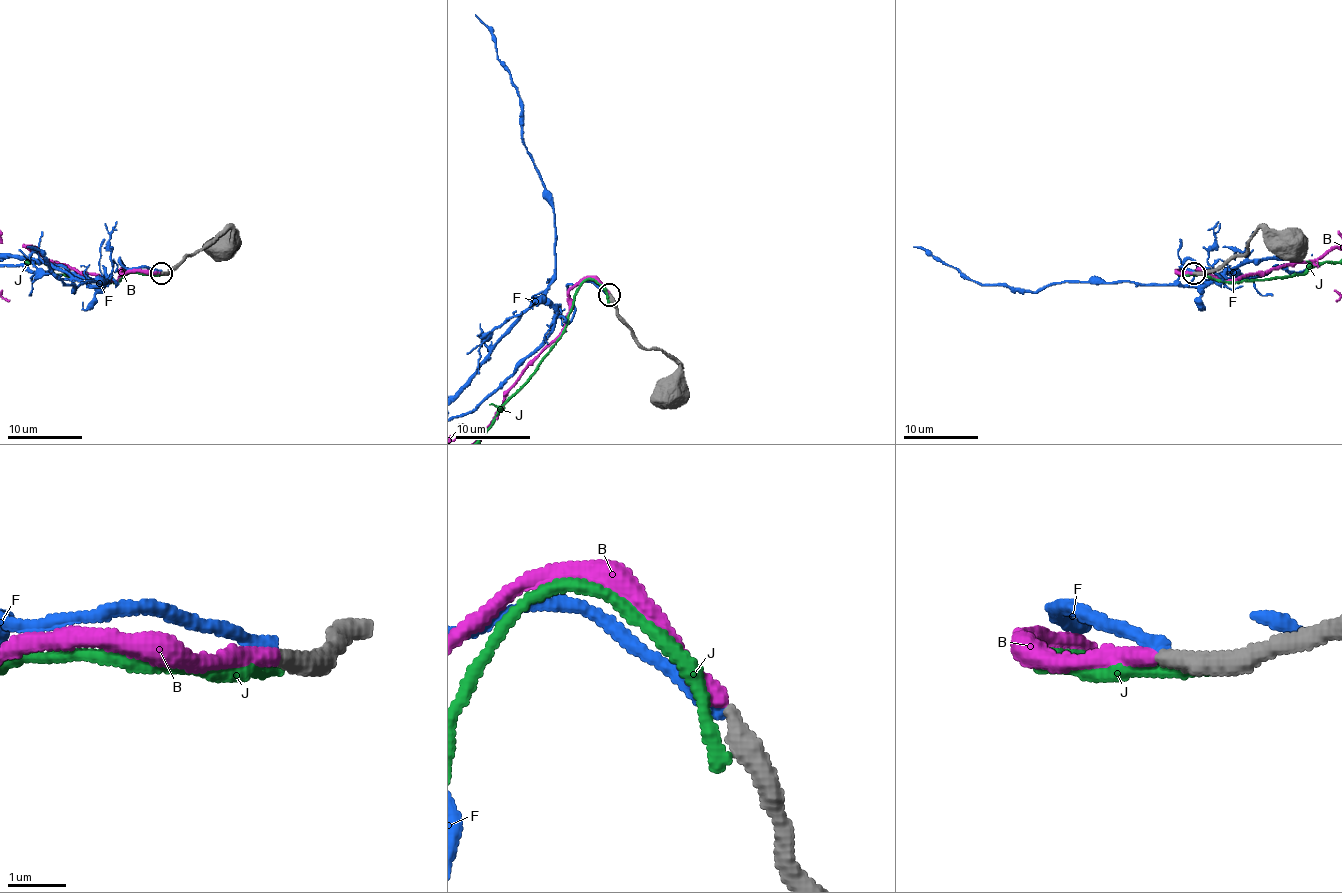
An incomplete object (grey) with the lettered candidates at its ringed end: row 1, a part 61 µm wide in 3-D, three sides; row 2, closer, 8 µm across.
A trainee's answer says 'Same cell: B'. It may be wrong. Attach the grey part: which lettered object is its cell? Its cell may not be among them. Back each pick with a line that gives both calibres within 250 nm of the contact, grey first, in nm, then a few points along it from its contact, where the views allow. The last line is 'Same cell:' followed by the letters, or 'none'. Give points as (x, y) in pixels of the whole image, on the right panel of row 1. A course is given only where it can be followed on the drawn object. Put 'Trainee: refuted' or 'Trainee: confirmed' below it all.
B: Thickness 360 nm (grey) against 320 nm
Same cell: B
Trainee: confirmed

